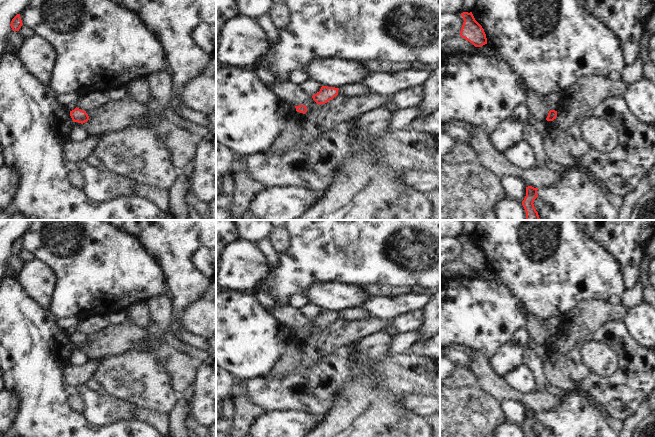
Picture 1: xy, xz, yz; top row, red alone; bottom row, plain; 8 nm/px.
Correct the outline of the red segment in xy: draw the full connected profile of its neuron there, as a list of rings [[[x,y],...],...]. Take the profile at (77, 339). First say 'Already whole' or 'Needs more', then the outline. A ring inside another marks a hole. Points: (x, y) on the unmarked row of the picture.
Already whole. [[[77,331],[74,334],[70,335],[70,340],[71,340],[73,346],[78,346],[81,348],[83,348],[89,344],[89,340],[86,337],[86,335],[83,335]]]

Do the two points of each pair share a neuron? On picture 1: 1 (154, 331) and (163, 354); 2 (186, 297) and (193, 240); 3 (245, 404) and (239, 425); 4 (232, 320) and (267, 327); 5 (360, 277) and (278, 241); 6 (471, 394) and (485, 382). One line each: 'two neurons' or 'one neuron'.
1: two neurons
2: one neuron
3: one neuron
4: one neuron
5: two neurons
6: two neurons

